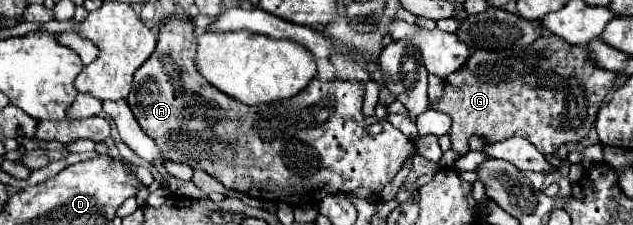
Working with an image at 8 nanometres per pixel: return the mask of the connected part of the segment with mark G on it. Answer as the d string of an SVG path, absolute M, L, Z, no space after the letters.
M547 33L539 37L535 43L507 53L483 51L483 49L475 51L471 59L465 63L463 71L457 71L457 75L449 75L445 79L443 99L433 103L431 107L453 117L449 135L453 141L453 151L461 155L469 151L467 137L471 135L485 137L487 143L505 141L517 135L531 141L545 155L545 153L555 153L555 149L563 143L571 141L579 143L583 137L587 137L603 99L607 97L609 89L613 89L615 85L615 79L617 75L613 71L603 71L601 67L595 67L595 63L591 65L591 55L587 51L587 45L571 45L553 33Z

